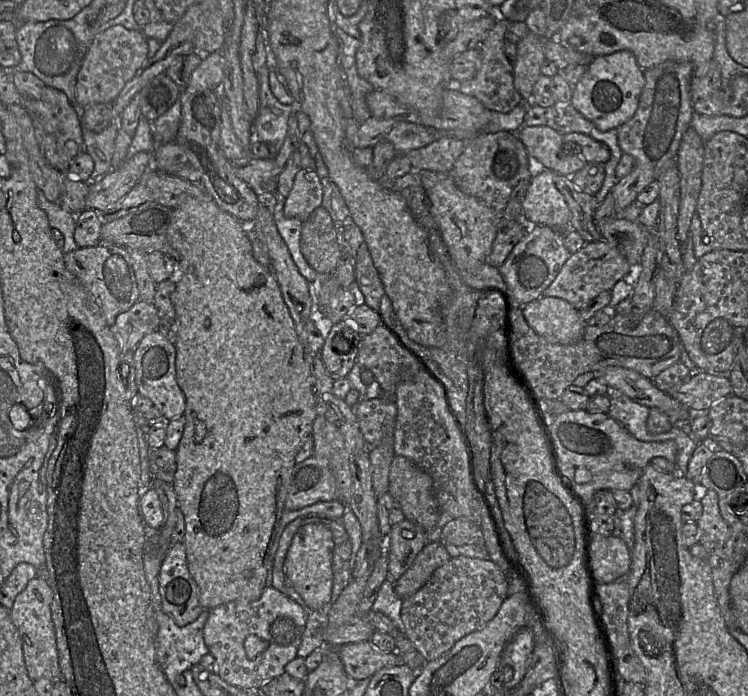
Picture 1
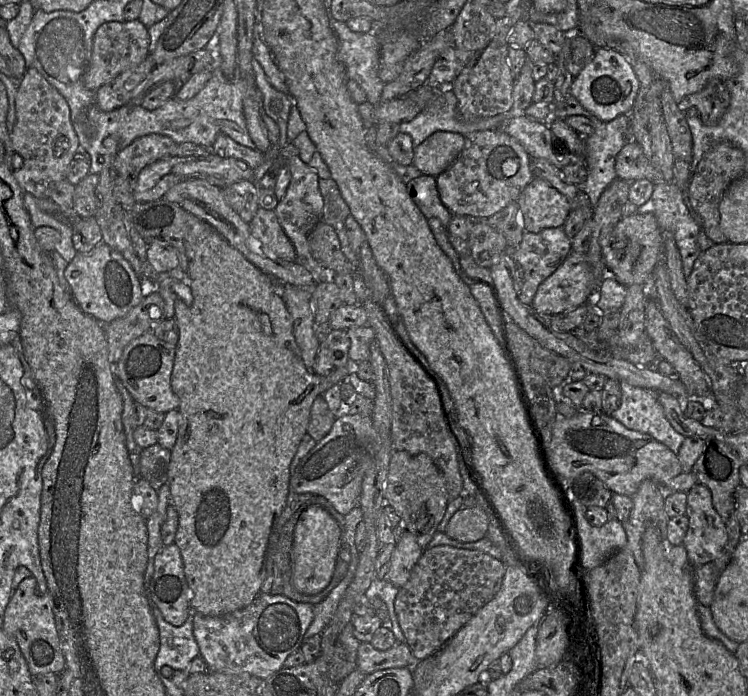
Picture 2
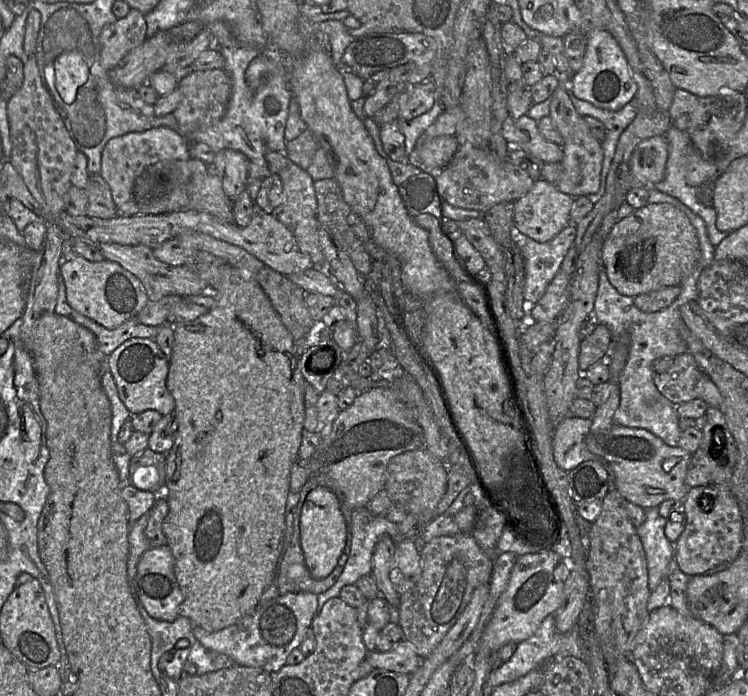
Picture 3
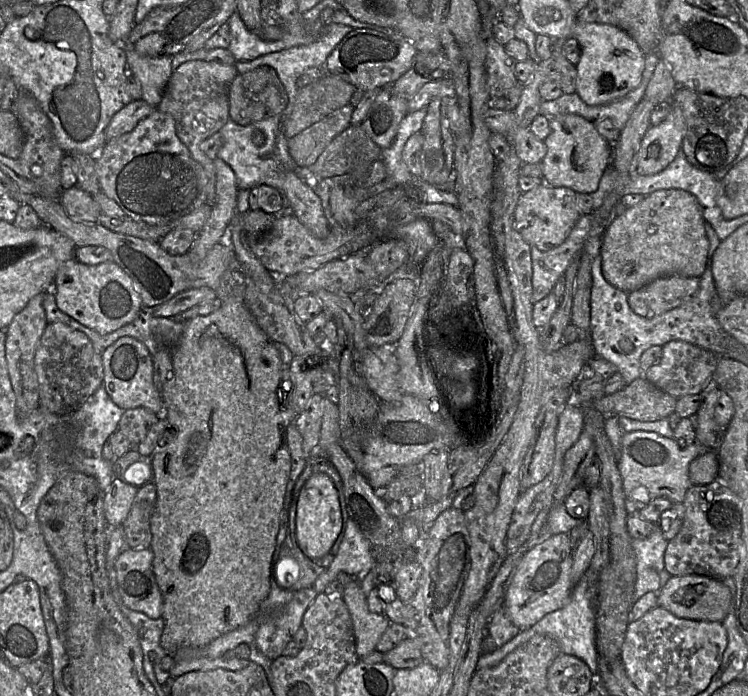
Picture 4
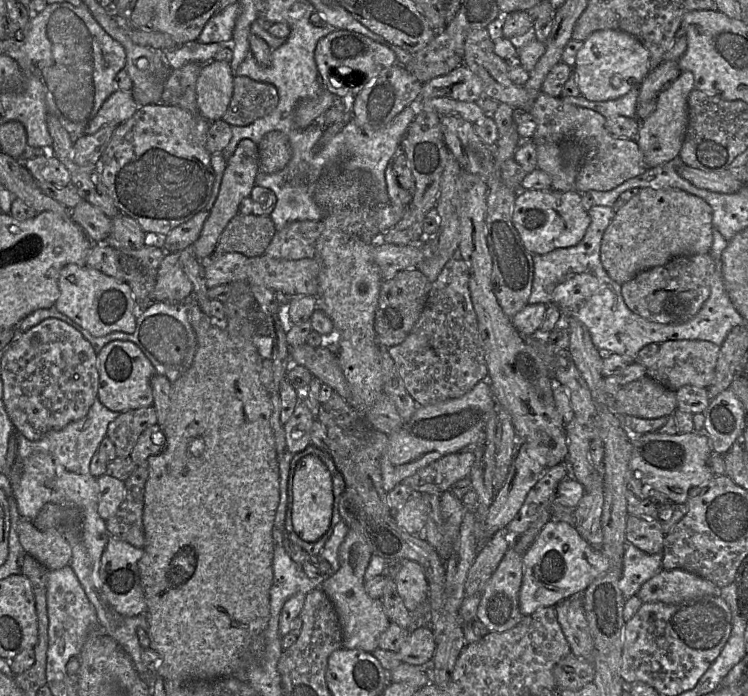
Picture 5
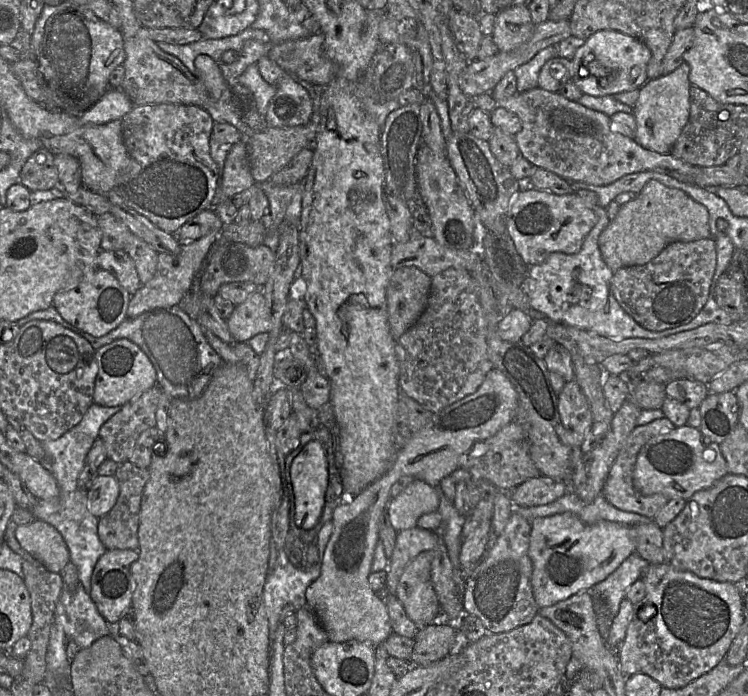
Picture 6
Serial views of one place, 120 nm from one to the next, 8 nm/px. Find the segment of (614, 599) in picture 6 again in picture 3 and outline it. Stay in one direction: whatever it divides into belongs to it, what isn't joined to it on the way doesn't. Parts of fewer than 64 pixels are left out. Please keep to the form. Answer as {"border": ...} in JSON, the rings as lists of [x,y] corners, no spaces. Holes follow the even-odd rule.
{"border":[[[658,507],[645,511],[645,521],[636,530],[646,555],[648,586],[653,591],[667,574],[670,561],[674,557],[674,544],[665,535],[668,519],[659,514]]]}

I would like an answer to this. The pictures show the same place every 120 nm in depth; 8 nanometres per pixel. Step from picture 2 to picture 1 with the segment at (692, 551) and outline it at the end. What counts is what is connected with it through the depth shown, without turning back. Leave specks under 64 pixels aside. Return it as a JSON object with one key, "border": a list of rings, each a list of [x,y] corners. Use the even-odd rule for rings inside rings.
{"border":[[[708,490],[701,499],[703,511],[696,521],[698,544],[708,553],[723,546],[731,536],[731,529],[723,519],[719,509],[719,497],[713,490]]]}

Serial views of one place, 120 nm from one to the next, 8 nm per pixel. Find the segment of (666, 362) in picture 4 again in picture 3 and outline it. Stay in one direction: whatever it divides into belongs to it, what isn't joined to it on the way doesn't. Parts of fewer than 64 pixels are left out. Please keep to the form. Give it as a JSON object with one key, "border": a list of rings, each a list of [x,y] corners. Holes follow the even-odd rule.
{"border":[[[687,351],[675,356],[666,372],[655,373],[654,383],[664,396],[679,405],[697,398],[696,384],[702,373],[694,356]]]}

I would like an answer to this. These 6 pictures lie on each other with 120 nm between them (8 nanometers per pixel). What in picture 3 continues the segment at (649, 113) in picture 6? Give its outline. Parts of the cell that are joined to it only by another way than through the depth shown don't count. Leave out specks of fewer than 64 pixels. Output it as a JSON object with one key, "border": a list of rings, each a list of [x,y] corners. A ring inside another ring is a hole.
{"border":[[[664,135],[641,141],[630,157],[630,167],[637,185],[651,186],[662,181],[668,161],[668,142]]]}

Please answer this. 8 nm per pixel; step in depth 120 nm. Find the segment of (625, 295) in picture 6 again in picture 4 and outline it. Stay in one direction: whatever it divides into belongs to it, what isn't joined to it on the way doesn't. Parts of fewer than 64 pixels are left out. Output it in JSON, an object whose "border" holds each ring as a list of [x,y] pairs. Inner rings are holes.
{"border":[[[660,277],[628,293],[630,308],[642,317],[653,317],[687,302],[699,289],[699,277]]]}

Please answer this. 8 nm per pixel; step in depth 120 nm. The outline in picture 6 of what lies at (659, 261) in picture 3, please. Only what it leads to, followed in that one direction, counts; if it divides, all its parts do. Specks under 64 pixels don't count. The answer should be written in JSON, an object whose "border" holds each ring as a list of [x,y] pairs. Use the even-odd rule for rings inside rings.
{"border":[[[652,180],[645,185],[635,199],[620,207],[616,218],[602,232],[599,248],[604,262],[614,272],[623,267],[647,264],[672,242],[692,242],[710,237],[709,212],[704,205],[696,202],[680,189]]]}

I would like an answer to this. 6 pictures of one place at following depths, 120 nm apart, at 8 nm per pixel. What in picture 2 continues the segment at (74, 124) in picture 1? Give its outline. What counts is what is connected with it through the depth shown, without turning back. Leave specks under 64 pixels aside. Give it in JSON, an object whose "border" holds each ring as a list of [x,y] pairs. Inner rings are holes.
{"border":[[[27,68],[17,84],[15,108],[16,122],[11,141],[14,153],[22,157],[23,164],[14,172],[14,176],[24,192],[36,198],[49,198],[53,185],[66,180],[69,166],[80,149],[69,105],[35,68]]]}

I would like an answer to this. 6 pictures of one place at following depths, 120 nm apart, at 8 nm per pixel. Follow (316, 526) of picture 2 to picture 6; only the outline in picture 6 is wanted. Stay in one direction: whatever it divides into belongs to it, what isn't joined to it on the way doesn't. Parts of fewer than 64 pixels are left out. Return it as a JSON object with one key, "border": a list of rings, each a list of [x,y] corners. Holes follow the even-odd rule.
{"border":[[[308,442],[291,466],[294,518],[304,530],[312,529],[319,521],[325,506],[328,486],[328,464],[321,442]]]}

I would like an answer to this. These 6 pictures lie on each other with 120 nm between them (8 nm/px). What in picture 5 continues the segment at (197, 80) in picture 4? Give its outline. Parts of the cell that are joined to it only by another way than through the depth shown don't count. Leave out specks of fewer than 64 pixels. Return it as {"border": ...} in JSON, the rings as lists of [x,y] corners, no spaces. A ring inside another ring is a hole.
{"border":[[[190,62],[171,70],[162,94],[163,103],[181,107],[193,114],[200,114],[197,106],[196,84],[205,63]]]}

